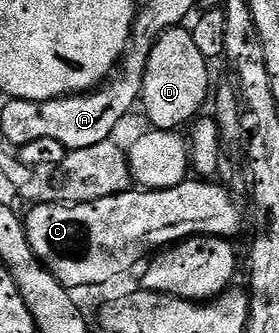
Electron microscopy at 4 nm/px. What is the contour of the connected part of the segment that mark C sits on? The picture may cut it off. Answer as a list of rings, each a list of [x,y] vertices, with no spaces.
[[[189,177],[170,189],[133,189],[114,197],[102,197],[102,201],[38,203],[27,210],[28,215],[26,211],[23,221],[30,249],[34,249],[36,256],[50,273],[54,273],[56,280],[69,289],[100,287],[126,274],[131,267],[139,268],[153,253],[183,243],[185,239],[211,237],[235,240],[235,235],[244,227],[244,211],[236,204],[235,197],[226,188],[219,187],[216,181],[205,181],[200,177]]]

